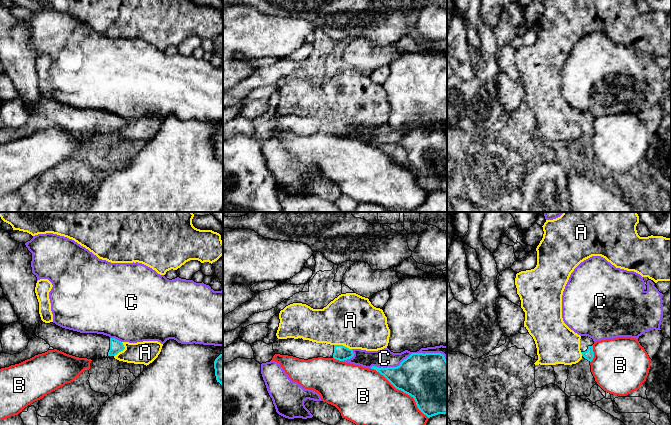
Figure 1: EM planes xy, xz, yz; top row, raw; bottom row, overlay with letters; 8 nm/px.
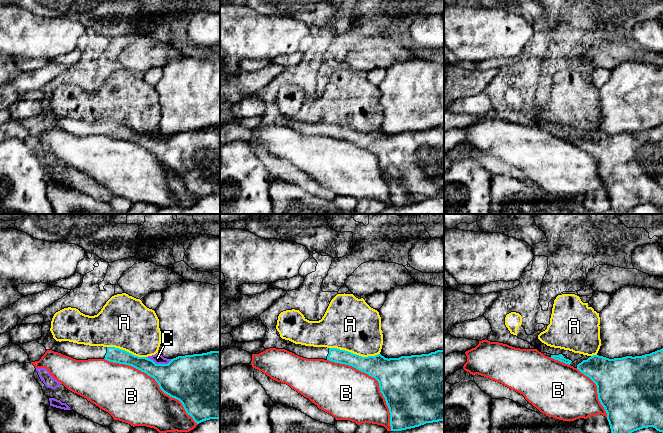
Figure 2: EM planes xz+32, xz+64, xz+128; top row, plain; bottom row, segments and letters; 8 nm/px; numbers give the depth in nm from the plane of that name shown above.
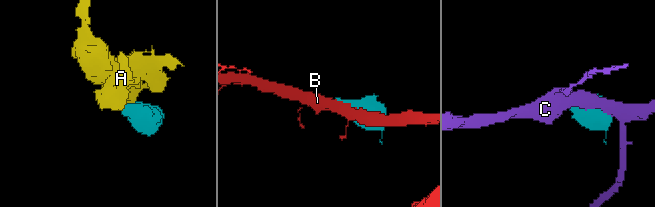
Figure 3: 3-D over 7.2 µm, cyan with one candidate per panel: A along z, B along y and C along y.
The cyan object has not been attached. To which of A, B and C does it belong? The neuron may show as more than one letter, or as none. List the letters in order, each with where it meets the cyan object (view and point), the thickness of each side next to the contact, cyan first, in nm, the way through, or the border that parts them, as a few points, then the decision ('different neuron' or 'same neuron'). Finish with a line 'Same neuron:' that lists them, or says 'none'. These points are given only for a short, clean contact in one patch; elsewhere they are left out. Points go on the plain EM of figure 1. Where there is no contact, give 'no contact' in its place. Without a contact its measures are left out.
A: contact xz (342, 121); calibres 120 and 420 nm; border xz (334, 120), (342, 120), (351, 125); different neuron
B: contact xz (402, 166); calibres 400 and 400 nm; different neuron
C: contact xz (409, 132); calibres 400 and 150 nm; different neuron
Same neuron: none

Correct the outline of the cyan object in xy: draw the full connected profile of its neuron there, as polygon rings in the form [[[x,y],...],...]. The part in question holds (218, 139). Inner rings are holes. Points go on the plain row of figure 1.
[[[223,129],[215,135],[214,145],[217,158],[223,161]]]

